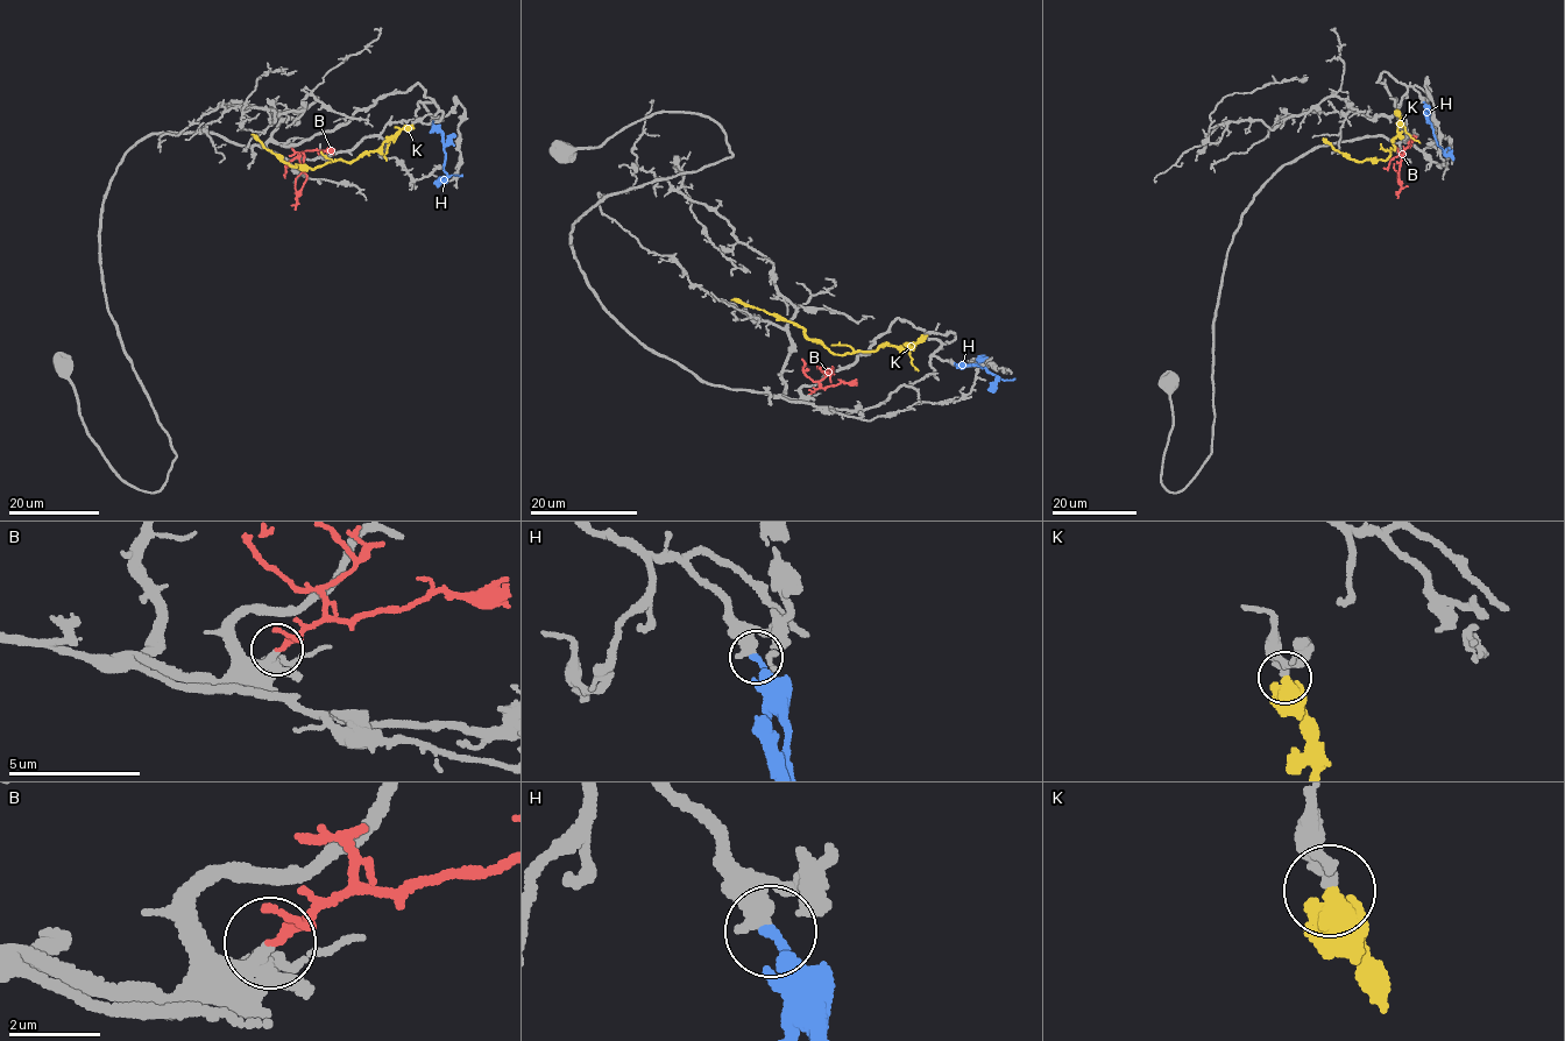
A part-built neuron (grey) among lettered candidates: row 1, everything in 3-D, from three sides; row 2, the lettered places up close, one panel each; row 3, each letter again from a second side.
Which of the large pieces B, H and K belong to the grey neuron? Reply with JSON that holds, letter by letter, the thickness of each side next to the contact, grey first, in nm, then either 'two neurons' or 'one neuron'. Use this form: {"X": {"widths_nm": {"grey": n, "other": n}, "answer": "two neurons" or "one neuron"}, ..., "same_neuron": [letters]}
{"B": {"widths_nm": {"grey": 280, "other": 170}, "answer": "one neuron"}, "H": {"widths_nm": {"grey": 320, "other": 280}, "answer": "two neurons"}, "K": {"widths_nm": {"grey": 320, "other": 550}, "answer": "one neuron"}, "same_neuron": ["B", "K"]}

